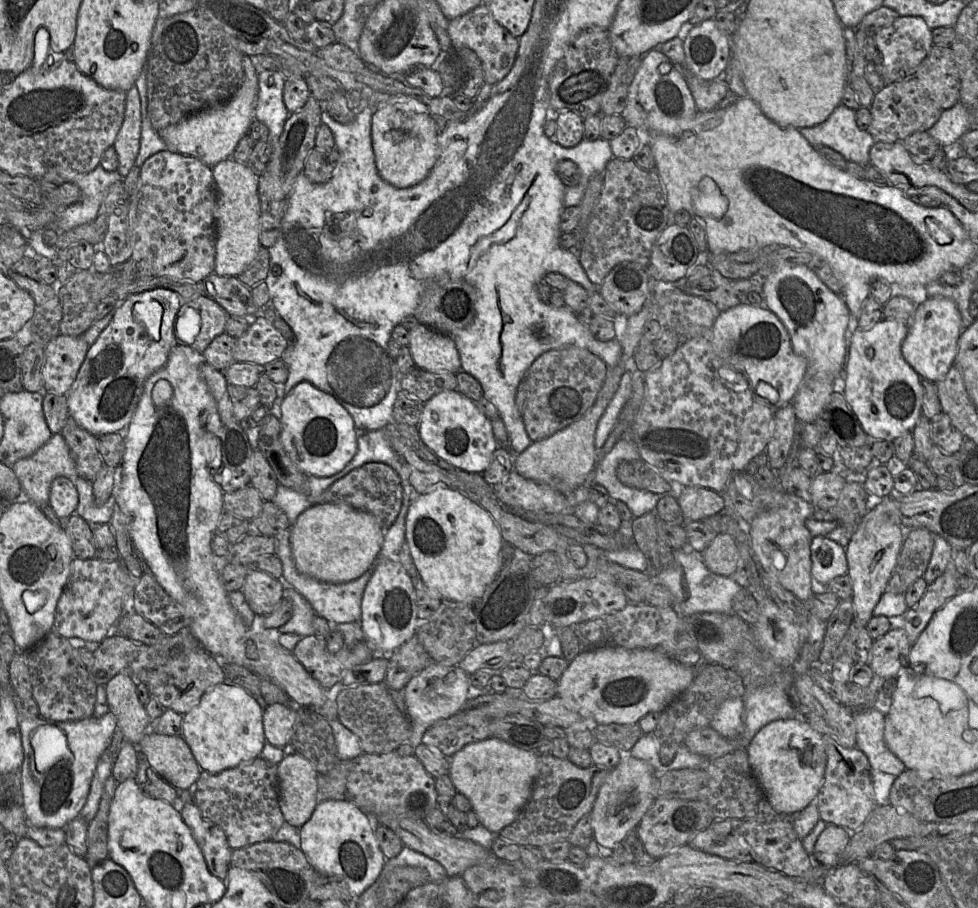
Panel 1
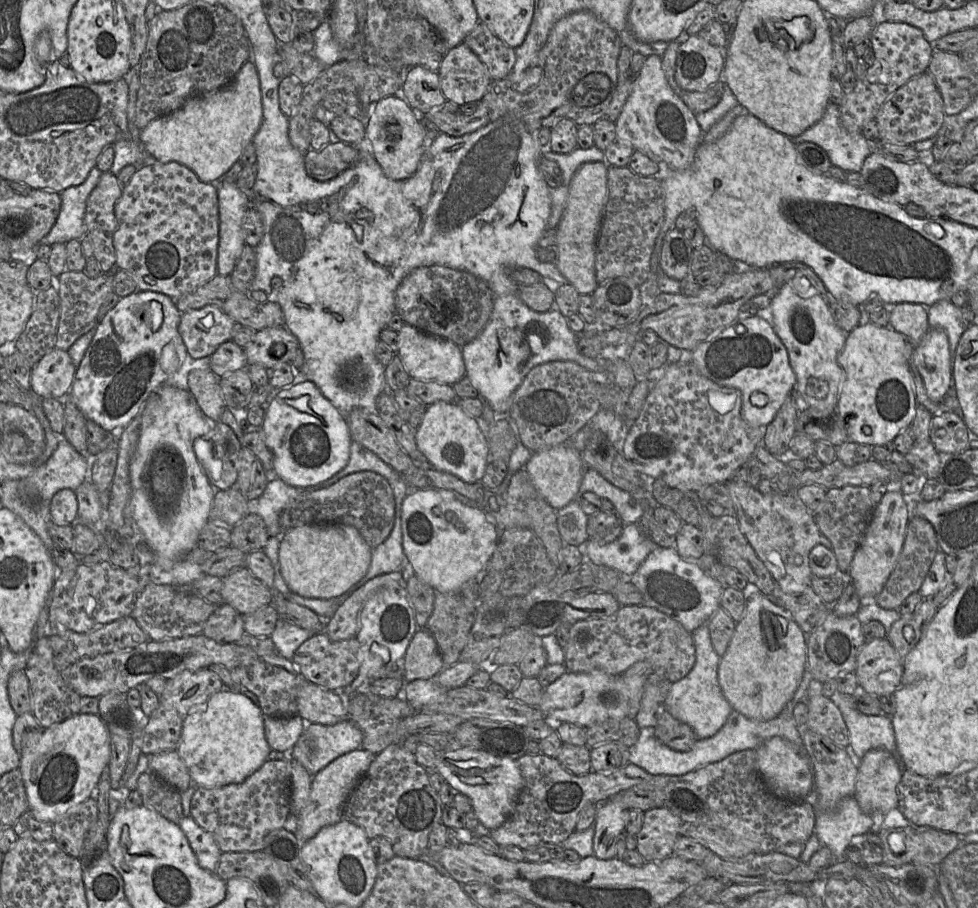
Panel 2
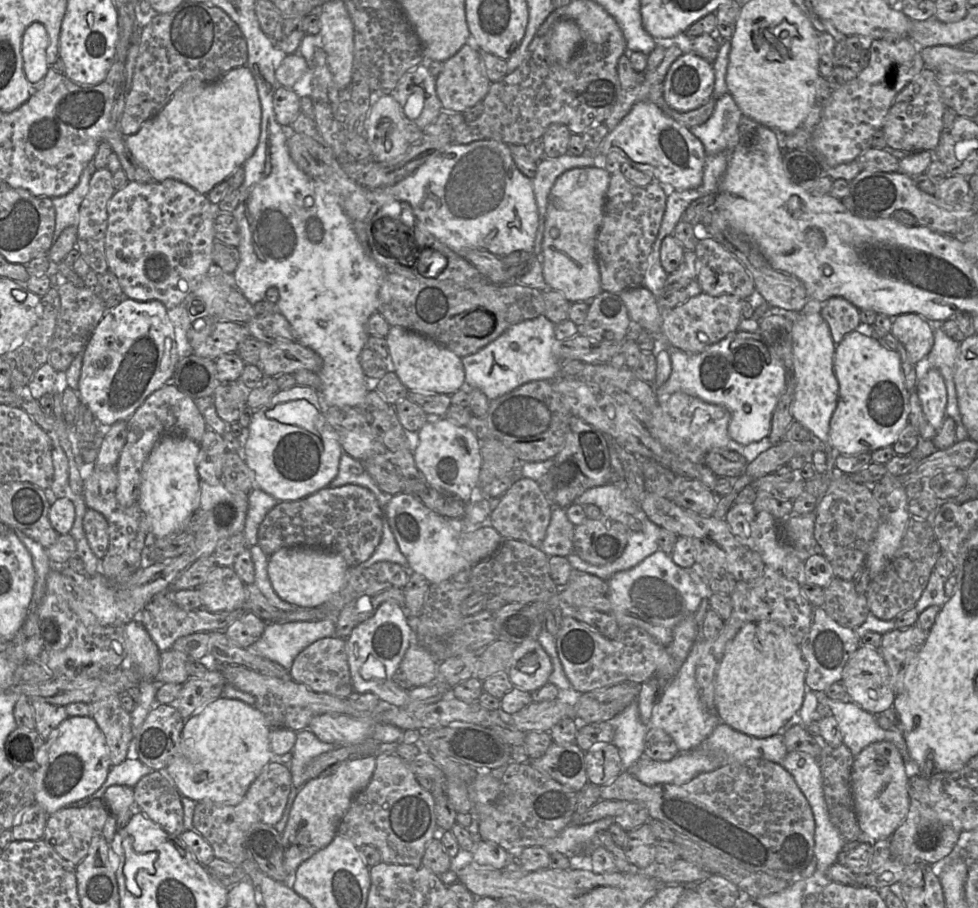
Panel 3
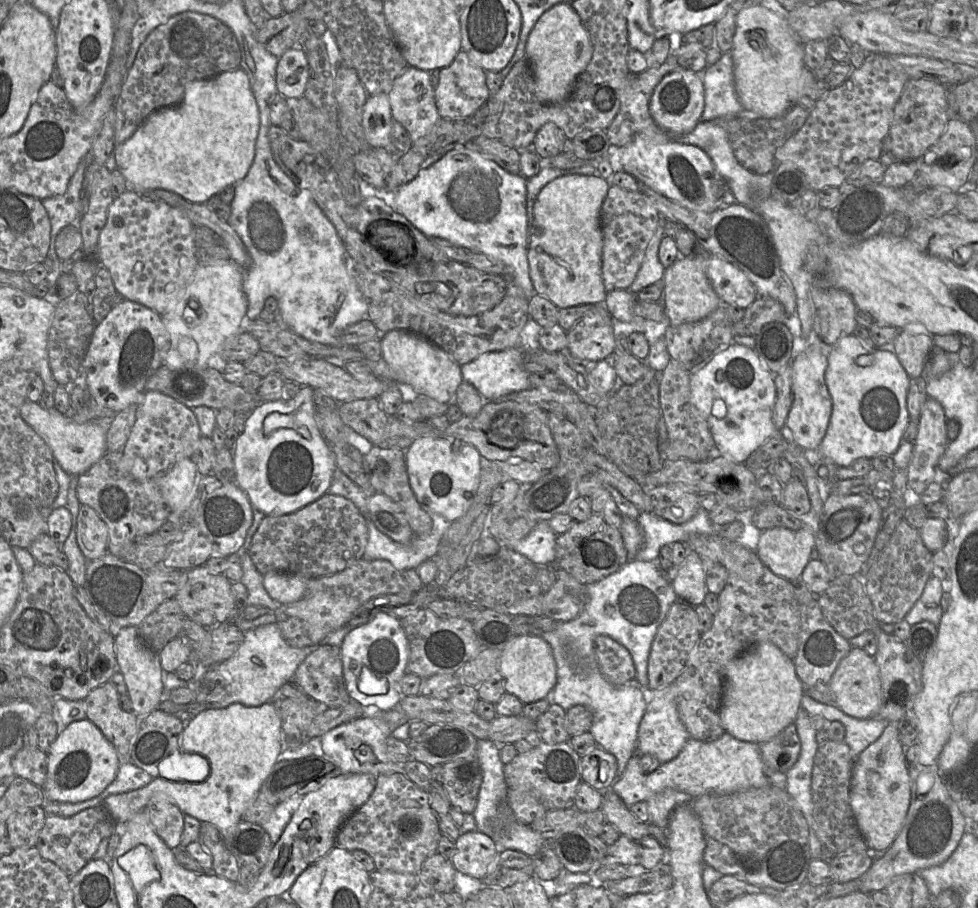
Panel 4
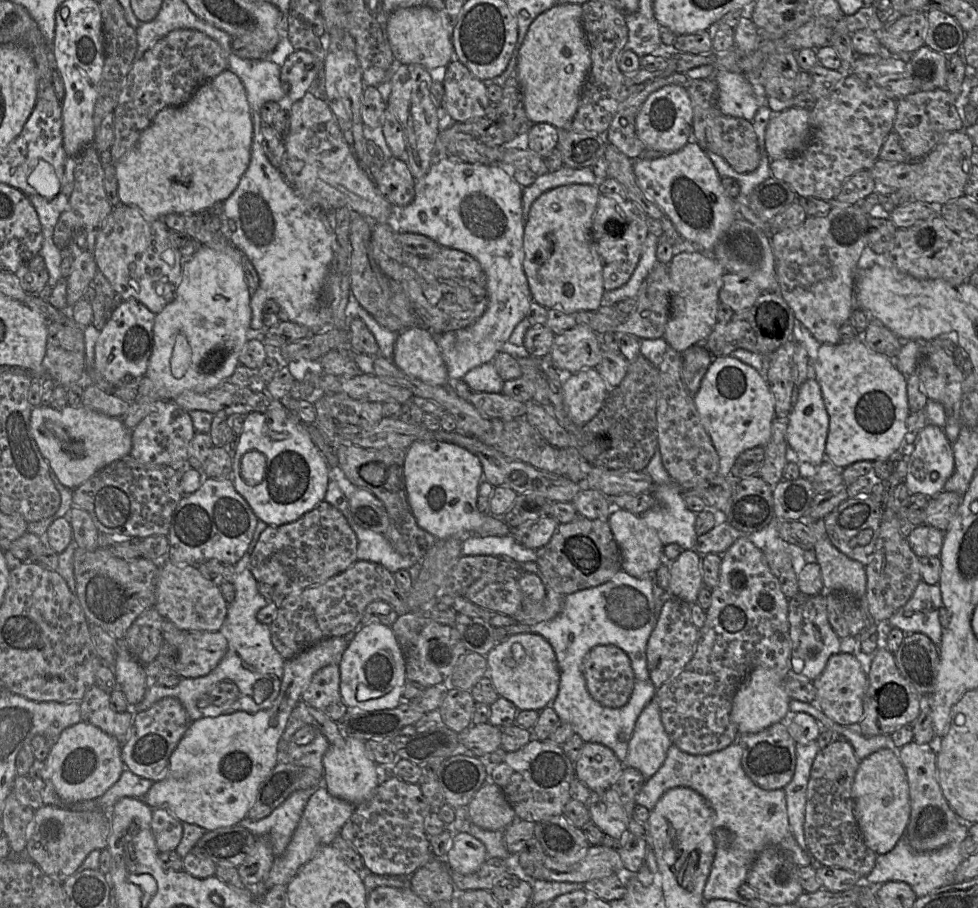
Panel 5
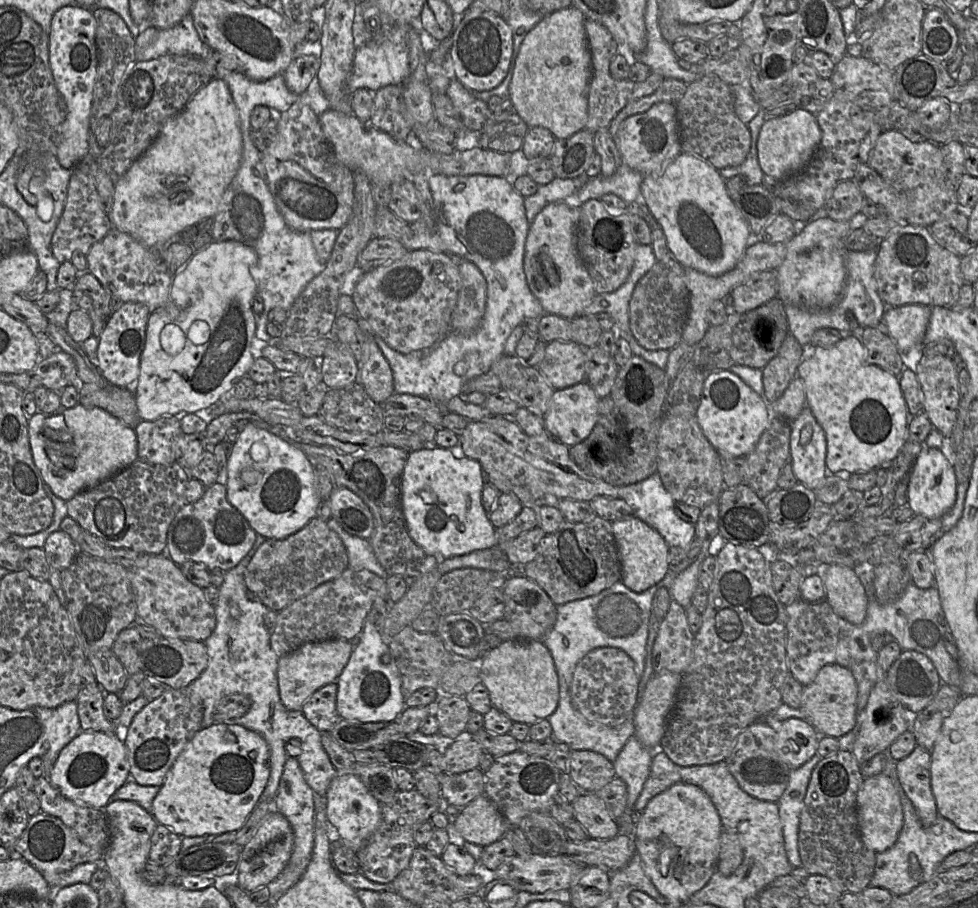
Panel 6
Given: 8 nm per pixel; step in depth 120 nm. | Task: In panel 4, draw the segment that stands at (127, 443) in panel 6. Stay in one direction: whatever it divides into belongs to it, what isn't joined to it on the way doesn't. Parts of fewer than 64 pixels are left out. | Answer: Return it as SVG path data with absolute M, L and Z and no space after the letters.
M27 400L20 408L23 420L43 438L50 447L54 460L70 476L79 476L97 463L107 452L107 423L86 422L78 424L67 415L54 409L43 409L38 403Z

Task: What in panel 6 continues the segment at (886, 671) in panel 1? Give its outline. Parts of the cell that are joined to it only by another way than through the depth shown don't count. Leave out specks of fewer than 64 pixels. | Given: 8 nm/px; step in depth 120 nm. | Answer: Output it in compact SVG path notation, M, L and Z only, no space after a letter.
M837 663L823 666L815 679L805 686L802 704L799 707L807 720L821 736L840 738L852 731L857 720L857 685L855 678L848 667Z

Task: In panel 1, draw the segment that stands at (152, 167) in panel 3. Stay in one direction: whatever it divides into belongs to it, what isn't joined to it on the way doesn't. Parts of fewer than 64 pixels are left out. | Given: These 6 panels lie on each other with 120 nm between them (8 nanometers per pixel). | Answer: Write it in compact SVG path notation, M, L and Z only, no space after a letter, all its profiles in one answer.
M250 56L242 59L244 80L234 95L227 101L209 106L189 114L179 122L158 131L167 145L167 150L199 159L209 167L230 158L239 140L248 133L255 120L255 107L258 96L258 74Z

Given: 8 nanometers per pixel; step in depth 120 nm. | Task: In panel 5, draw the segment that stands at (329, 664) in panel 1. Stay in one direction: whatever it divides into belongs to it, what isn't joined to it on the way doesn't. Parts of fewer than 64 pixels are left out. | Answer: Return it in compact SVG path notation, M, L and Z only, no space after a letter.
M328 665L317 671L300 700L338 722L348 710L340 694L339 665Z

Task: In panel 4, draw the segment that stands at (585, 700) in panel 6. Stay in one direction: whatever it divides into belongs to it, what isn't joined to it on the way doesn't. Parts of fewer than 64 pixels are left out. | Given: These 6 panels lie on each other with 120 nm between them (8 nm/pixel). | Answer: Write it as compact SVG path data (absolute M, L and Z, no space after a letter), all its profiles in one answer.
M596 637L595 654L597 668L610 684L624 686L635 679L635 666L630 652L611 637Z

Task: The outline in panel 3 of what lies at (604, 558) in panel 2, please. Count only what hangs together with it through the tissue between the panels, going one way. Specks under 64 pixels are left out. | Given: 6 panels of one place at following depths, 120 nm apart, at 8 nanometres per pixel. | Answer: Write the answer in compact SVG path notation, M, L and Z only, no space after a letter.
M643 517L641 530L628 532L627 545L622 555L609 564L592 565L583 561L575 553L571 553L567 558L574 570L609 580L617 572L637 566L648 556L659 550L659 545L657 545L658 529L661 529L661 527L651 522L647 517Z

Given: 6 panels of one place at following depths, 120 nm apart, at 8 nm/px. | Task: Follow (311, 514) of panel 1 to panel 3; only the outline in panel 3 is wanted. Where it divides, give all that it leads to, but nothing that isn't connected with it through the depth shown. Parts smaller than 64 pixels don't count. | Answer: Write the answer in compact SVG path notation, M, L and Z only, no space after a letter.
M312 547L282 548L268 558L268 577L277 595L301 607L319 607L344 585L350 567L338 554Z

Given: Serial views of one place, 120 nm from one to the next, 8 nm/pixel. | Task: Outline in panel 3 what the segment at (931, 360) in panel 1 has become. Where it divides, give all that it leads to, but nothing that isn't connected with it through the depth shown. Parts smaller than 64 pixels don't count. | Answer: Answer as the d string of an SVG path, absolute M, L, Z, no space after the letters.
M921 362L916 364L917 393L926 418L925 430L920 431L922 439L932 439L946 417L947 389L943 376L936 368L927 371Z

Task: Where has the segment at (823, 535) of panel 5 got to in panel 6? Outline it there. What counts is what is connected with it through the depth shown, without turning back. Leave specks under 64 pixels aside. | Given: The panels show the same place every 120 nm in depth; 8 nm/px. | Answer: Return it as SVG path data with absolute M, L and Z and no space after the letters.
M842 564L828 565L824 574L825 599L838 617L853 625L866 617L868 597L854 569Z

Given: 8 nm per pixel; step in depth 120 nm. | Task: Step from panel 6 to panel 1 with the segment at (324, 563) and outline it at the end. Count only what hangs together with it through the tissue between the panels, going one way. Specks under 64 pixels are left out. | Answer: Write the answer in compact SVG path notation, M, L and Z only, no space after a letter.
M380 462L366 463L353 469L347 475L334 482L316 500L315 504L321 503L345 503L354 509L372 514L386 531L396 520L402 505L402 485L399 475L387 464Z

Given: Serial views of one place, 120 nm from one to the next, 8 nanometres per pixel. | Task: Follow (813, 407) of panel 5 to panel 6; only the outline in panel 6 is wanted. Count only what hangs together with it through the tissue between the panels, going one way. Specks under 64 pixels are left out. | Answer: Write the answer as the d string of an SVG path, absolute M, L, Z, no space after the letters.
M805 406L799 416L790 422L790 462L797 481L815 490L827 475L826 437L811 410Z

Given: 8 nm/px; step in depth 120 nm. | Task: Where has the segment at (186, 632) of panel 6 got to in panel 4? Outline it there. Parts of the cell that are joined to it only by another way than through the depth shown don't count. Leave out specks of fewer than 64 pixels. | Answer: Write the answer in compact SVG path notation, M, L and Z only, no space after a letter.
M206 566L187 571L186 583L174 598L187 619L208 629L229 622L235 615L236 602L232 583L223 574L212 574Z

